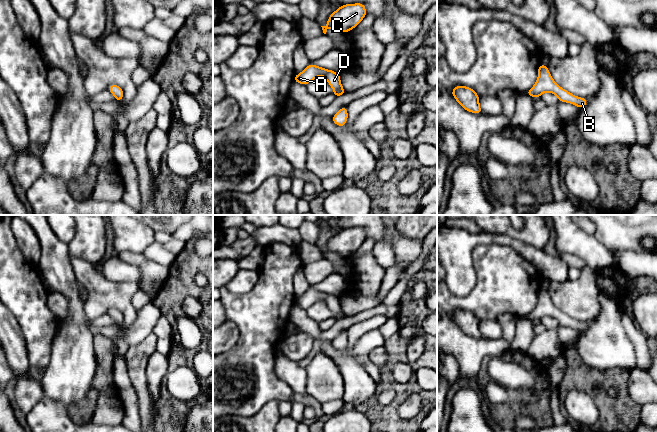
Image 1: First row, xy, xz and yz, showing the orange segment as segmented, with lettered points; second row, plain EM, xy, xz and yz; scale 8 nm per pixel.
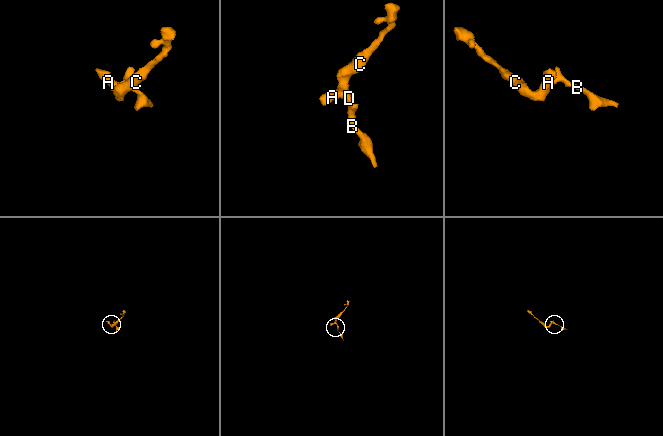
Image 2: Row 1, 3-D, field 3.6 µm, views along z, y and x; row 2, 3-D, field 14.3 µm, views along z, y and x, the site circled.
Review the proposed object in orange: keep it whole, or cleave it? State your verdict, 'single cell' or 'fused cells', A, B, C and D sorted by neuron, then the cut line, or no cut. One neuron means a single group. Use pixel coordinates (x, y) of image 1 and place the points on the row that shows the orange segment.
single cell | A B C D | no cut

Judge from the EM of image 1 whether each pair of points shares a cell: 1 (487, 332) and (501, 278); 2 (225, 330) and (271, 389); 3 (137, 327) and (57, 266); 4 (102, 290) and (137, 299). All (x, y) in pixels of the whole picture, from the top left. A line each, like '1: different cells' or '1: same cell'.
1: different cells
2: different cells
3: different cells
4: different cells

